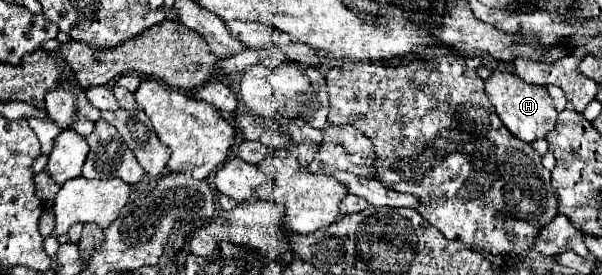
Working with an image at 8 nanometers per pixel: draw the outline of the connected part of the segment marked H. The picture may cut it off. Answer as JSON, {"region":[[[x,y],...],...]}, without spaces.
{"region":[[[494,72],[486,80],[486,94],[488,94],[496,114],[504,122],[504,126],[516,138],[520,138],[524,142],[534,142],[534,140],[544,138],[548,132],[554,130],[558,112],[552,108],[552,100],[542,86],[528,84],[522,78],[518,78],[516,74],[510,74],[510,72]]]}

